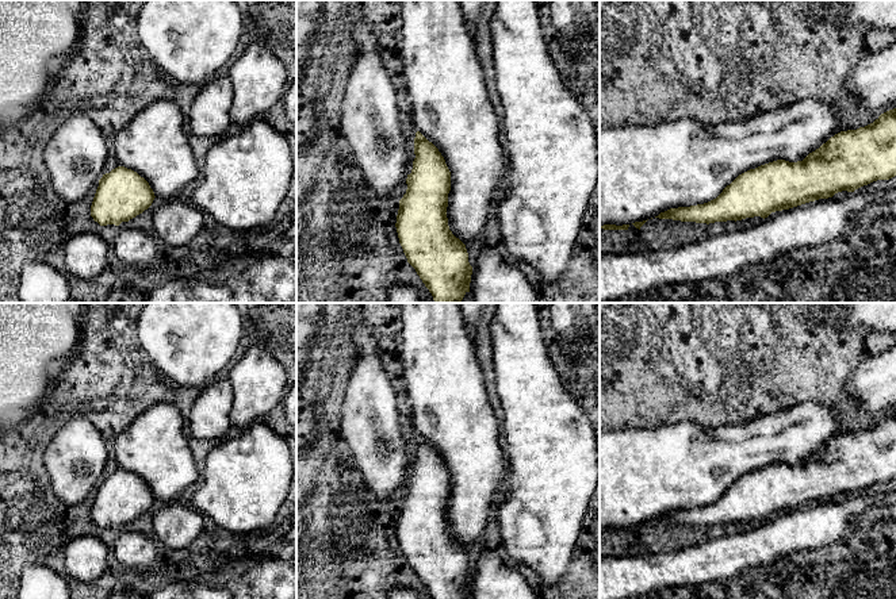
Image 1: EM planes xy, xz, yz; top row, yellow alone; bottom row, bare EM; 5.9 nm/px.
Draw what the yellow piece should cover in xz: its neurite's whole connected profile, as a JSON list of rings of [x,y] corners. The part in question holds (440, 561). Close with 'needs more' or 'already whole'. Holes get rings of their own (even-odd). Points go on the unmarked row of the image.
[[[420,434],[414,457],[397,518],[399,546],[432,599],[464,599],[470,595],[472,569],[466,548],[448,529],[451,475],[439,452]]] | already whole

